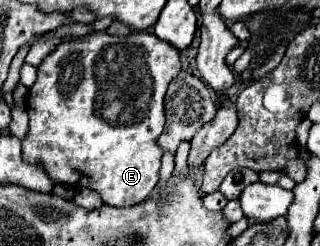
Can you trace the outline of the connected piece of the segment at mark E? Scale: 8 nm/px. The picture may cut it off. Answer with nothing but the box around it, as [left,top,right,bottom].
[21,31,179,207]

